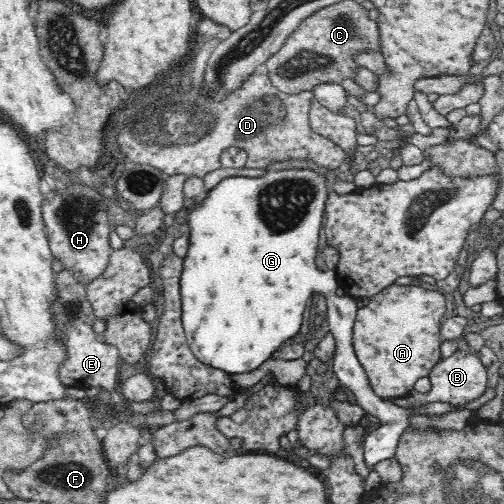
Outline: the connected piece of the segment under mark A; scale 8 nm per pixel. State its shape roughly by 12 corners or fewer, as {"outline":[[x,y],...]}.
{"outline":[[392,283],[357,309],[352,346],[382,400],[441,359],[444,296]]}

